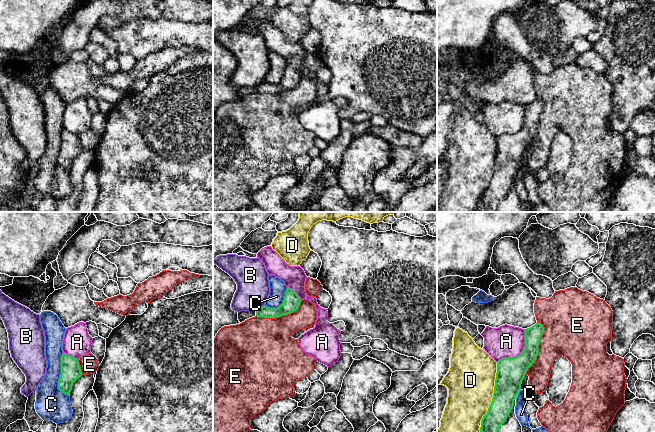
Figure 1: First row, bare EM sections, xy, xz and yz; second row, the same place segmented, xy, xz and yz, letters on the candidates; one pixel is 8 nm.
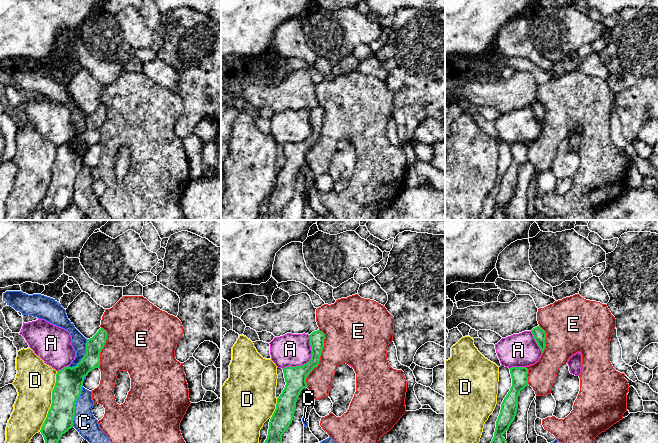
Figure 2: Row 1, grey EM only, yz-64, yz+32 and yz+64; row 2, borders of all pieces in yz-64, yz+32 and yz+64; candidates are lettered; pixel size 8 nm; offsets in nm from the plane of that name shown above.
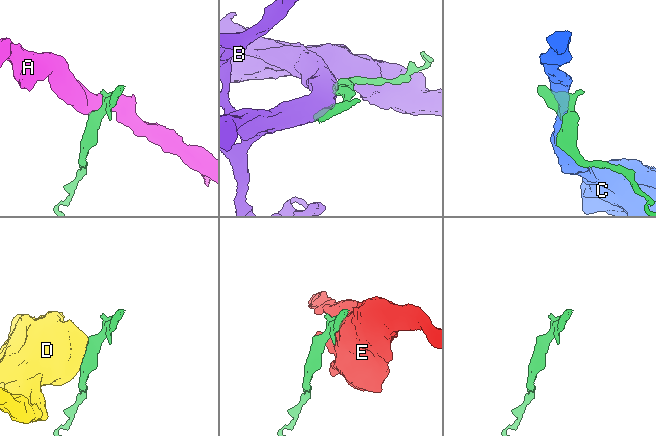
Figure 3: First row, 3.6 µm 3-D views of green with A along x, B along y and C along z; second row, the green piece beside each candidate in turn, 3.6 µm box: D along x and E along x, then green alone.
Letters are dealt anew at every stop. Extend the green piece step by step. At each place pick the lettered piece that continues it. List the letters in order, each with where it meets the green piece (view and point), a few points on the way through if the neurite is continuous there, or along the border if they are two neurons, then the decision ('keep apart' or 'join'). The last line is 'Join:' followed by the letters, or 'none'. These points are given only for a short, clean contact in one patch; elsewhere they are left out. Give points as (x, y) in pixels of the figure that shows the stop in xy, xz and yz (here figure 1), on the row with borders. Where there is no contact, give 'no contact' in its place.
A: contact yz (520, 353); border yz (525, 329), (524, 348), (517, 355), (502, 357), (497, 362); keep apart
B: contact xz (261, 307); keep apart
C: contact xy (60, 376); keep apart
D: contact yz (494, 392); border yz (497, 362), (492, 401), (480, 421); keep apart
E: contact yz (537, 348); keep apart
Join: none

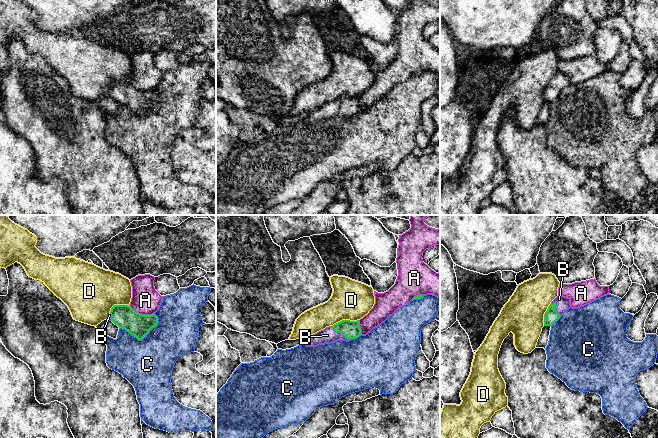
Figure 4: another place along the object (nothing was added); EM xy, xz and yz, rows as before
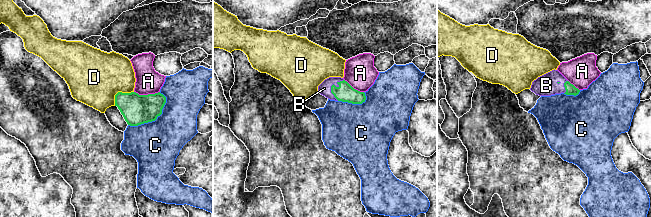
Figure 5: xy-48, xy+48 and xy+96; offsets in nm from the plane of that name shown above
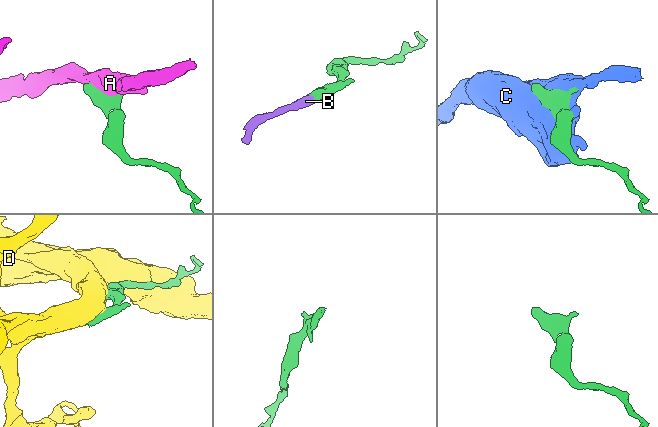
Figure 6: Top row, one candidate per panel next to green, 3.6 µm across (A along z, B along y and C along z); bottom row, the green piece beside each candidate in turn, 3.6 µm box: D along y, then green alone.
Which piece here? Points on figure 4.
A: contact xy (141, 314); keep apart
B: contact xz (340, 331); way xz (350, 329), (340, 331), (327, 335); join
C: contact xy (141, 339); keep apart
D: contact xz (345, 320); keep apart
Join: B

